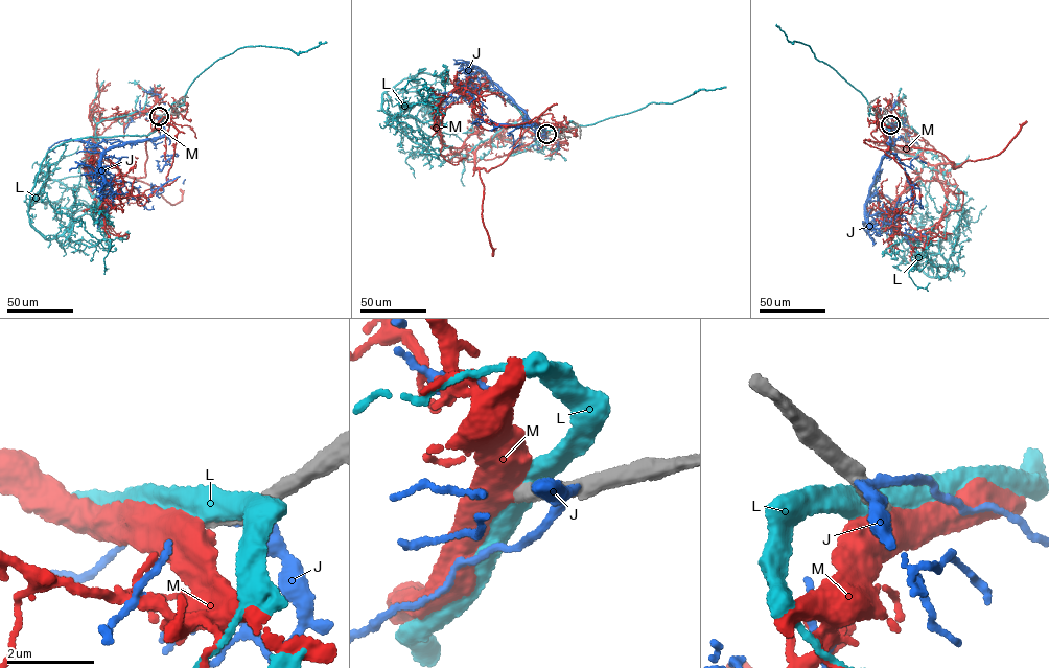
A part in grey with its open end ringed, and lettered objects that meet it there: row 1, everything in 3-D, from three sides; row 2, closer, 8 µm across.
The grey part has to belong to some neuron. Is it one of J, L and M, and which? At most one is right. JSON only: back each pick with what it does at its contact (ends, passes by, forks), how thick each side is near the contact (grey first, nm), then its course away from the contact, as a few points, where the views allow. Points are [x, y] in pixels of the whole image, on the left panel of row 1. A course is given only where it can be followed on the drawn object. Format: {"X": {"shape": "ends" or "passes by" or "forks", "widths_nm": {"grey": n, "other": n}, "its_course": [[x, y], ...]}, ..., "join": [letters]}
{"M": {"shape": "passes by", "widths_nm": {"grey": 360, "other": 550}, "its_course": [[159, 115], [96, 122], [93, 140], [117, 169], [141, 178], [147, 136], [175, 128], [167, 183], [147, 197]]}, "join": ["M"]}

